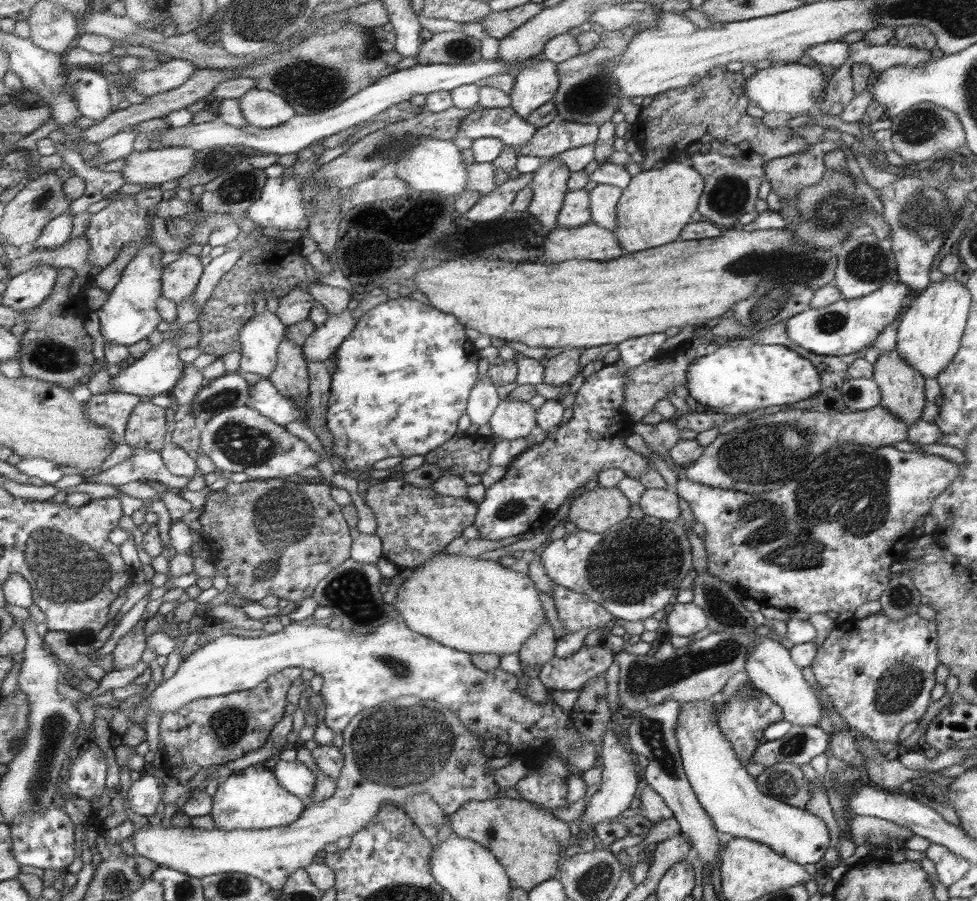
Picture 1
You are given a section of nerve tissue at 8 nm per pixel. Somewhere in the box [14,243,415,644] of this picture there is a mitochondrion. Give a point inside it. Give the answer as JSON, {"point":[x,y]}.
{"point":[67,571]}

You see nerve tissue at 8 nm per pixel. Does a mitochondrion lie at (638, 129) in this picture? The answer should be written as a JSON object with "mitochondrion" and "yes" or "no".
{"mitochondrion":"no"}

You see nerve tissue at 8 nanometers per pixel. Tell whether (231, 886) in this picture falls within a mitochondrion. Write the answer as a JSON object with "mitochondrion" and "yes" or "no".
{"mitochondrion":"yes"}

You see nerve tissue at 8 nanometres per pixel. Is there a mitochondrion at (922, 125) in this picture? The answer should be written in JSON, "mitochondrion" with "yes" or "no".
{"mitochondrion":"yes"}

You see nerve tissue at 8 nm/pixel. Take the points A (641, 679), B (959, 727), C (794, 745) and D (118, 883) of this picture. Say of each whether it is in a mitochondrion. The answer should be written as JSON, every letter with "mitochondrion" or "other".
{"A":"mitochondrion","B":"other","C":"mitochondrion","D":"mitochondrion"}

